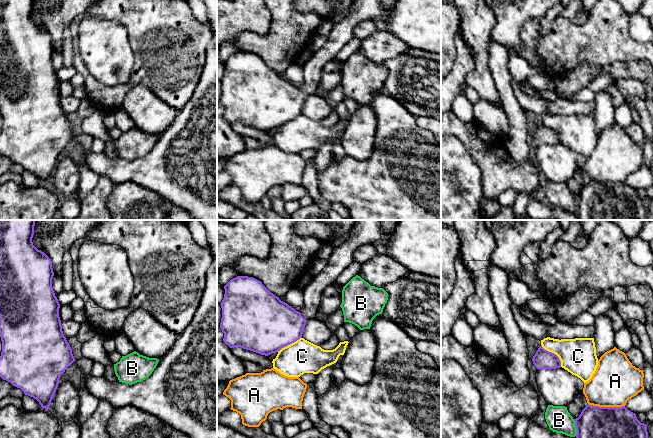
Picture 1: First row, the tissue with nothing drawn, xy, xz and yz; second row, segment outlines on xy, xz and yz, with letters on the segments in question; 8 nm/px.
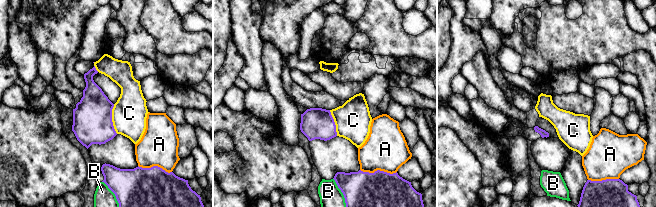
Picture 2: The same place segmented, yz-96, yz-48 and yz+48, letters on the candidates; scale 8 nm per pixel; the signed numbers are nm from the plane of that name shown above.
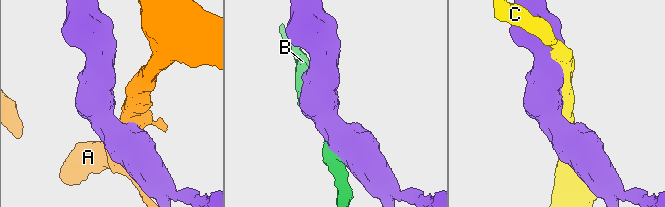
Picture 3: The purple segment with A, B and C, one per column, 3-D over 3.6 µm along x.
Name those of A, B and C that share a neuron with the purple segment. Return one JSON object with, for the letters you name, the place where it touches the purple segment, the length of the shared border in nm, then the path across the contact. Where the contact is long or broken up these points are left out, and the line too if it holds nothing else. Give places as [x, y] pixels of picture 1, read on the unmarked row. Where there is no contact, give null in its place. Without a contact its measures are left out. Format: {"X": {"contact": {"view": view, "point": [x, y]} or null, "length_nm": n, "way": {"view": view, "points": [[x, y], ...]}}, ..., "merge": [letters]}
{"merge": []}

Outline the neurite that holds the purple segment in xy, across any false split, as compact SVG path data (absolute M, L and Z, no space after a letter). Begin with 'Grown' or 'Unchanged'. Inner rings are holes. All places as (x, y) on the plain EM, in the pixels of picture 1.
Unchanged. M0 0L0 153L49 185L61 151L75 136L62 107L60 80L55 72L51 35L32 18L35 0Z

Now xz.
Grown. M355 0L351 12L333 25L326 43L303 64L304 81L300 88L281 77L261 57L253 53L237 52L231 55L224 62L225 70L220 80L220 104L224 109L224 119L230 124L240 123L268 132L302 114L306 98L316 94L323 66L333 61L338 52L351 41L358 23L373 20L380 14L381 0Z

